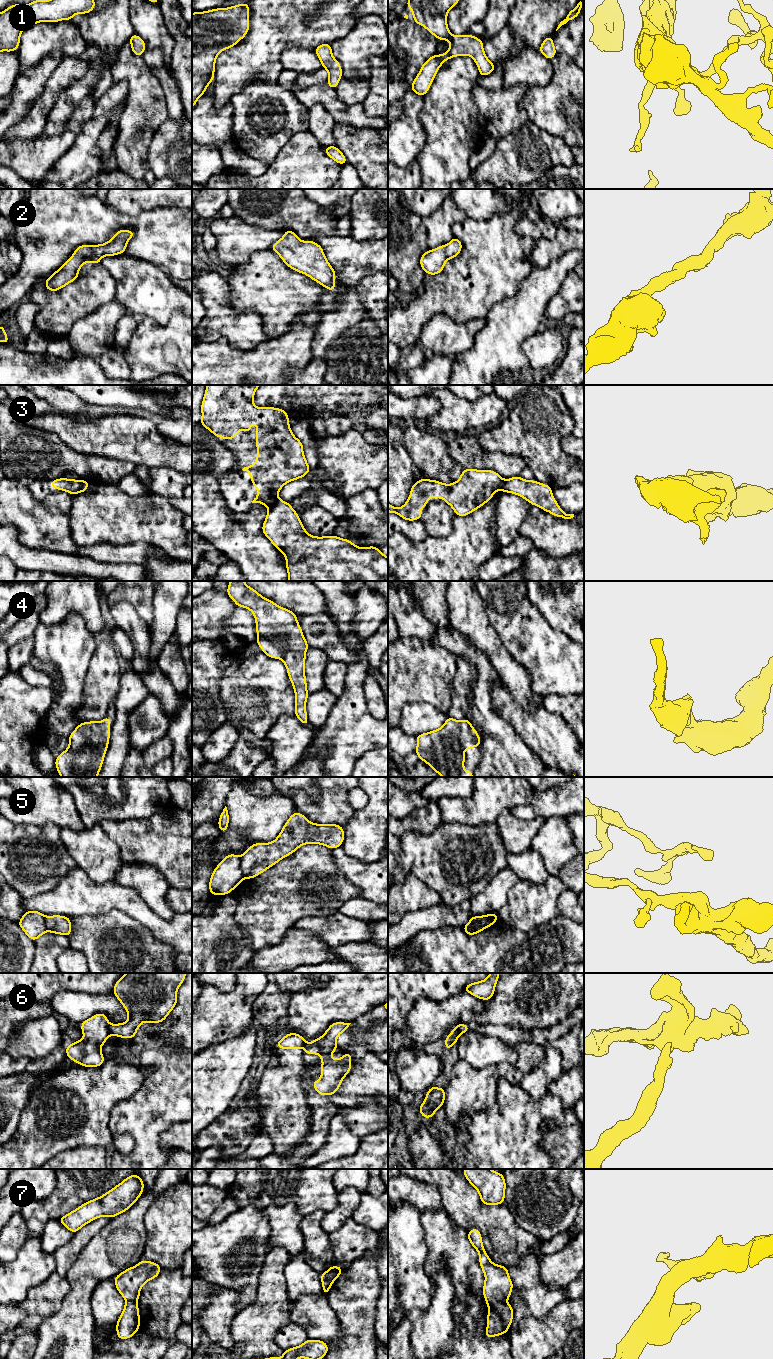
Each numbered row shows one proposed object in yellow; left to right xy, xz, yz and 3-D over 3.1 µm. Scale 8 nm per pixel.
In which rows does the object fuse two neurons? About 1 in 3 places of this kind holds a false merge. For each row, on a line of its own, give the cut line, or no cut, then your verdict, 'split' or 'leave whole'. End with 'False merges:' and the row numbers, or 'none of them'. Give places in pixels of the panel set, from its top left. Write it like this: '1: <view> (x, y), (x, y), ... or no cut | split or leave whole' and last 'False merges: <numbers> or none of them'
1: no cut | leave whole
2: no cut | leave whole
3: xy (83, 480), (80, 491) | split
4: no cut | leave whole
5: yz (482, 917), (482, 922), (478, 926), (470, 930), (464, 930) | split
6: xy (109, 1024), (108, 1030), (111, 1034) | split
7: yz (504, 1301), (488, 1306) | split
False merges: 3, 5, 6, 7

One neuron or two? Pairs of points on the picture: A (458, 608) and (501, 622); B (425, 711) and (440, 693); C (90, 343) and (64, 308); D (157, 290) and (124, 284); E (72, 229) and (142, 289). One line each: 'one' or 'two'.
A: two
B: two
C: two
D: one
E: two

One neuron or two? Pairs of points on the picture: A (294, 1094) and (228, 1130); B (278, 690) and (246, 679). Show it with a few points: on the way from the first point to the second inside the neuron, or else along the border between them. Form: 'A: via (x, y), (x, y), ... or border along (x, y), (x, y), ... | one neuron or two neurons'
A: border along (255, 1089), (255, 1095), (259, 1104), (261, 1132) | two neurons
B: via (270, 690), (261, 685), (254, 685) | one neuron

